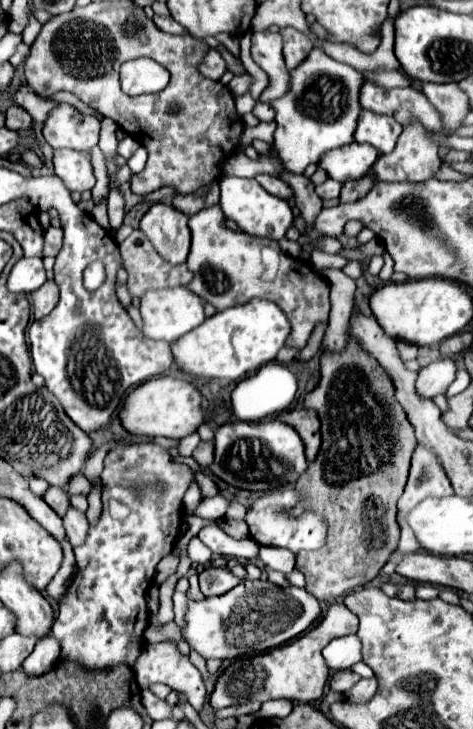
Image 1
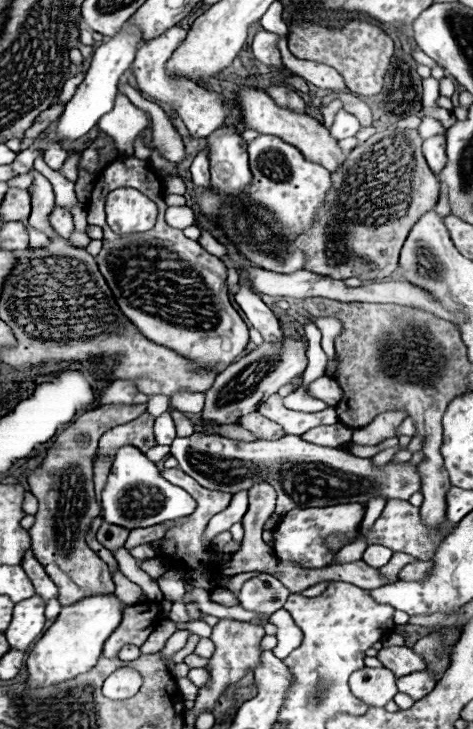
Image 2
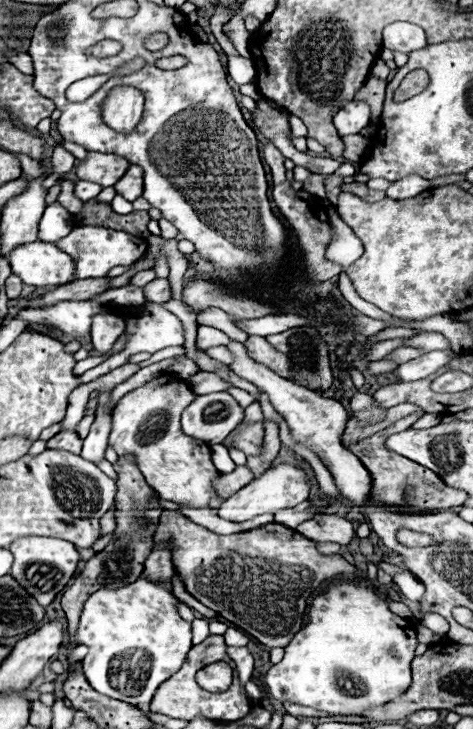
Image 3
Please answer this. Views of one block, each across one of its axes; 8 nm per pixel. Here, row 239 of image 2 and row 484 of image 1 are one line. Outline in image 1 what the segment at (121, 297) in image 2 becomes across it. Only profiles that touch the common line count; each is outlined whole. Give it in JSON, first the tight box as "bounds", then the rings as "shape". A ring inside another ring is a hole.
{"bounds":[52,442,192,668],"shape":[[[138,442],[132,446],[120,446],[112,450],[104,460],[102,470],[102,514],[96,524],[90,524],[84,544],[74,548],[76,554],[76,580],[72,580],[72,592],[60,604],[60,614],[52,626],[52,632],[62,642],[60,658],[84,664],[86,668],[106,668],[112,664],[132,666],[142,650],[144,630],[148,626],[146,592],[154,582],[156,564],[172,552],[174,540],[180,532],[182,498],[190,484],[192,470],[186,464],[170,462],[170,454],[150,442]]]}

